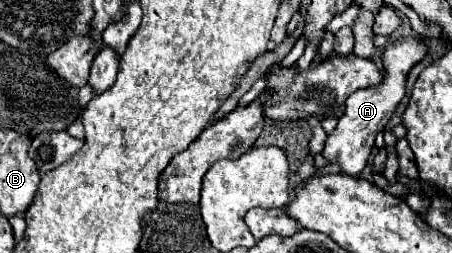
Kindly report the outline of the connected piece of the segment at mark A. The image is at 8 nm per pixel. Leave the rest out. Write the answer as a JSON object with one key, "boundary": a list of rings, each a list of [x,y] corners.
{"boundary":[[[400,38],[396,42],[386,44],[384,52],[380,56],[382,64],[384,64],[384,80],[380,84],[376,84],[376,86],[368,86],[368,88],[356,90],[352,96],[348,96],[346,112],[338,120],[336,130],[328,136],[326,146],[324,146],[324,156],[330,162],[340,164],[344,174],[358,176],[364,170],[366,160],[368,160],[368,156],[372,152],[376,134],[384,130],[384,126],[392,118],[396,106],[400,104],[400,100],[406,94],[408,72],[412,70],[414,64],[422,62],[426,52],[428,52],[428,46],[424,42],[420,42],[420,40],[416,40],[416,38]]]}

